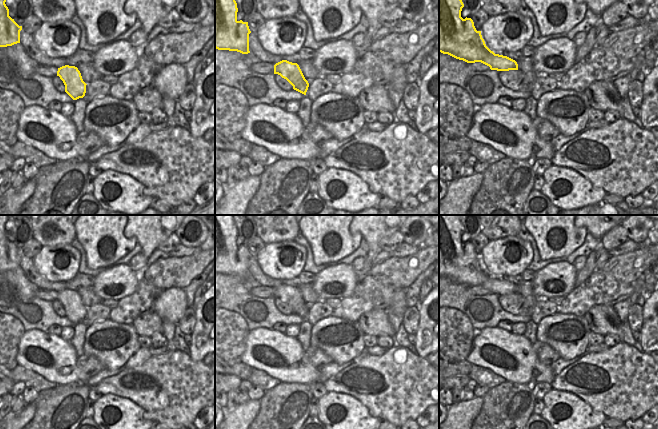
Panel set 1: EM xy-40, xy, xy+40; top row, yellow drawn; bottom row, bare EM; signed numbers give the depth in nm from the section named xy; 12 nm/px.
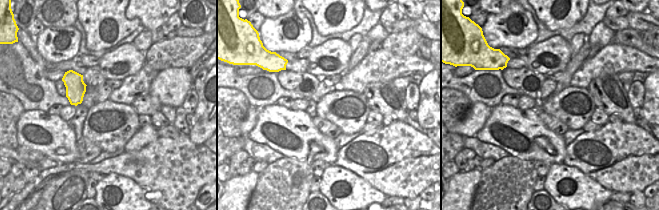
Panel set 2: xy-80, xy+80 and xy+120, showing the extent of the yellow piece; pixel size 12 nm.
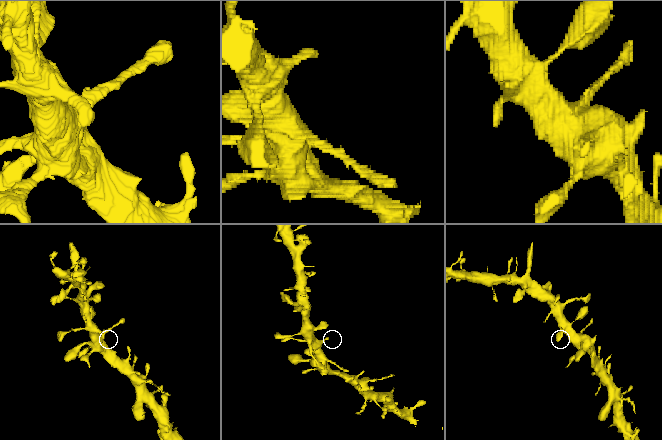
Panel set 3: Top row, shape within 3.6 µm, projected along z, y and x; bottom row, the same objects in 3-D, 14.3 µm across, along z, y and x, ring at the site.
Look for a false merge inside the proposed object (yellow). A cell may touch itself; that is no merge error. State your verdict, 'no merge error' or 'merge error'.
no merge error

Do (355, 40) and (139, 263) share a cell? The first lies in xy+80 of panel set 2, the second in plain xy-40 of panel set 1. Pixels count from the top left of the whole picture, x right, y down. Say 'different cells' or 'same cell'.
same cell

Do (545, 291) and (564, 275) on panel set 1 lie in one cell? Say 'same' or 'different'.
same

